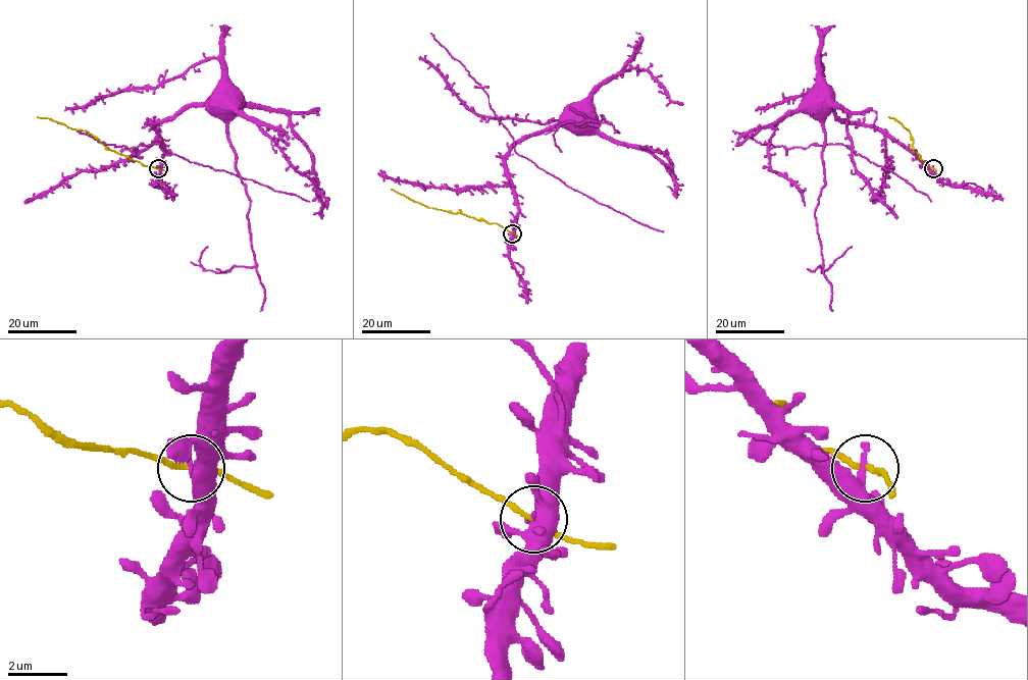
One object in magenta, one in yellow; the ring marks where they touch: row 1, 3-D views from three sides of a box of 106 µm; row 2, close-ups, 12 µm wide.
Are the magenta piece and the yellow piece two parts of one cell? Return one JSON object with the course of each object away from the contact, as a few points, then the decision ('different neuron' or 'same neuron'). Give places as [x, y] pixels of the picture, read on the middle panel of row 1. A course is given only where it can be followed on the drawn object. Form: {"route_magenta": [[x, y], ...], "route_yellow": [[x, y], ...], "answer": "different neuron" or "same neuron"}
{"route_magenta": [[513, 233], [506, 155], [543, 129], [598, 124], [602, 115], [609, 122], [559, 126], [561, 152]], "route_yellow": [[513, 233], [496, 223], [426, 207], [391, 189]], "answer": "different neuron"}

